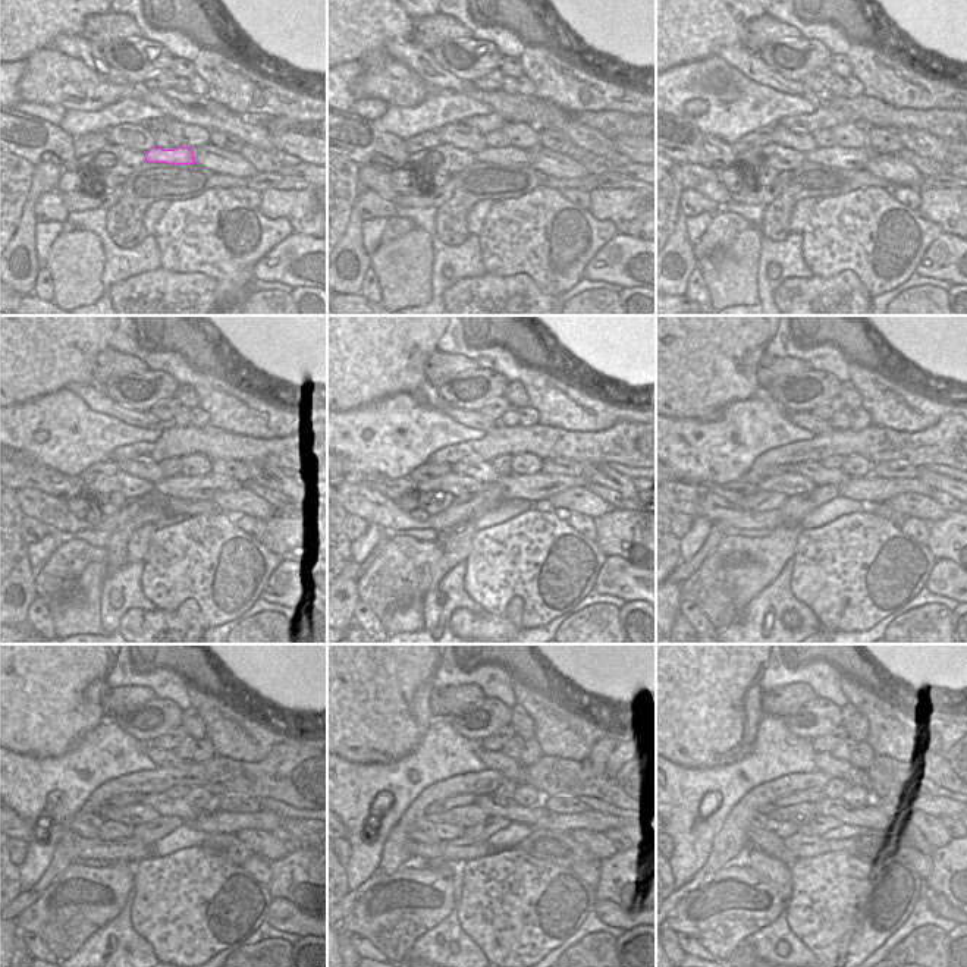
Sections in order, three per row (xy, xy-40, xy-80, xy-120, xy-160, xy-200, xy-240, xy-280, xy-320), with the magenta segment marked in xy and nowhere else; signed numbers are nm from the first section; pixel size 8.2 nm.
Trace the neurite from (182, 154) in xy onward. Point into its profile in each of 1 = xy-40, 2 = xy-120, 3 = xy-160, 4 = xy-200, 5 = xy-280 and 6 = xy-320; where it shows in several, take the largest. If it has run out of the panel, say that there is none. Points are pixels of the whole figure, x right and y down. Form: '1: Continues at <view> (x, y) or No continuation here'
1: Continues at xy-40 (509, 156)
2: Continues at xy-120 (198, 487)
3: Continues at xy-160 (539, 487)
4: Continues at xy-200 (870, 490)
5: Continues at xy-280 (593, 820)
6: Continues at xy-320 (913, 819)

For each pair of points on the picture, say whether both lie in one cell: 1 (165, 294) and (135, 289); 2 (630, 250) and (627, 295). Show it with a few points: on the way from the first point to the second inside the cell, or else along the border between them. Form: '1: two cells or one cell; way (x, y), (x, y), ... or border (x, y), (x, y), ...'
1: one cell; way (157, 292), (143, 292)
2: two cells; border (622, 286), (640, 288)

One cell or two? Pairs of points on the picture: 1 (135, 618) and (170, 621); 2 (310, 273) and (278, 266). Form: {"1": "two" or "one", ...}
{"1": "one", "2": "one"}

